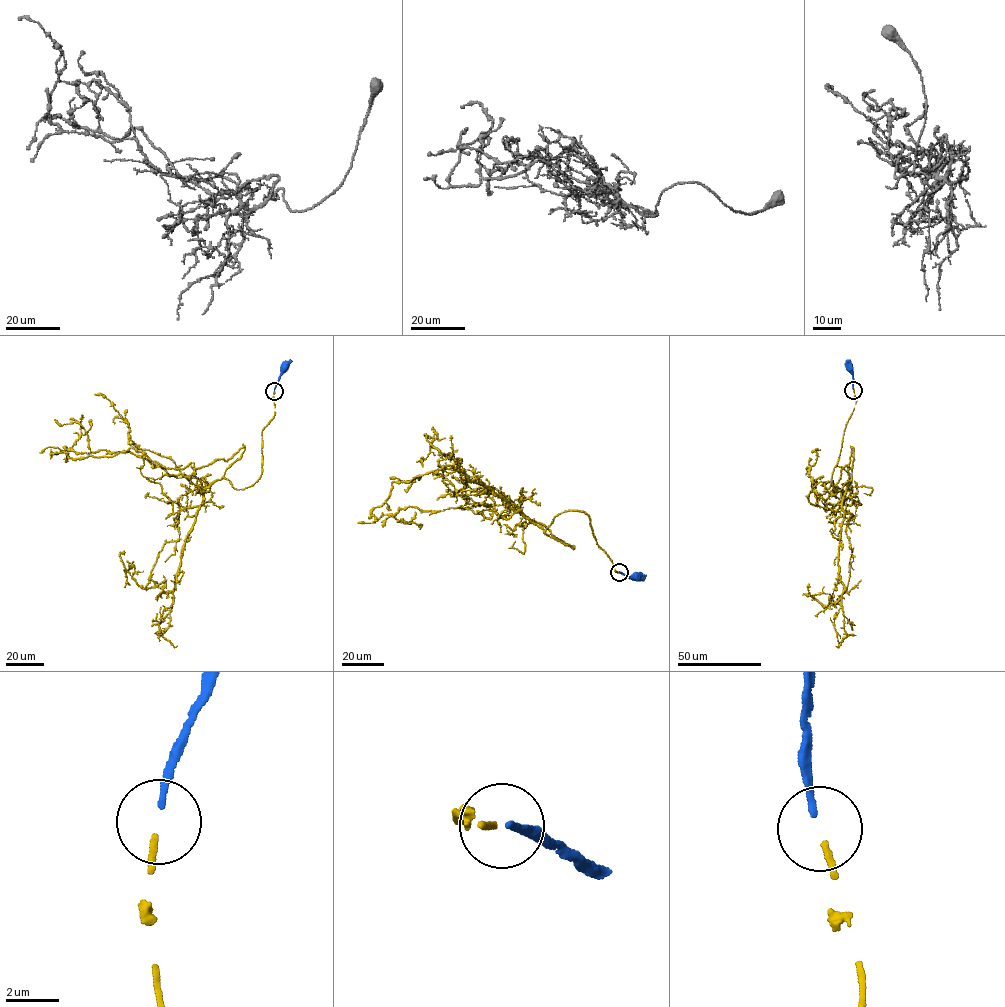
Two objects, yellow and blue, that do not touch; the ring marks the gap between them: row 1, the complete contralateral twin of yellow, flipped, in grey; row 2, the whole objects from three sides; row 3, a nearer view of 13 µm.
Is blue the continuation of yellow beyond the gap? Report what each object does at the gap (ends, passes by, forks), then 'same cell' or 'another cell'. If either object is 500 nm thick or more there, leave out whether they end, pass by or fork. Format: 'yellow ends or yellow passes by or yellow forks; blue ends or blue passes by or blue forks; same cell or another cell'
yellow ends; blue ends; same cell

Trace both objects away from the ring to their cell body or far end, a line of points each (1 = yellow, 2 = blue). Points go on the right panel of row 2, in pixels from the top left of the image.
1: (853, 390), (831, 479), (836, 491), (849, 481), (843, 592), (824, 607), (808, 595), (839, 603)
2: (853, 389), (852, 373), (848, 368)

